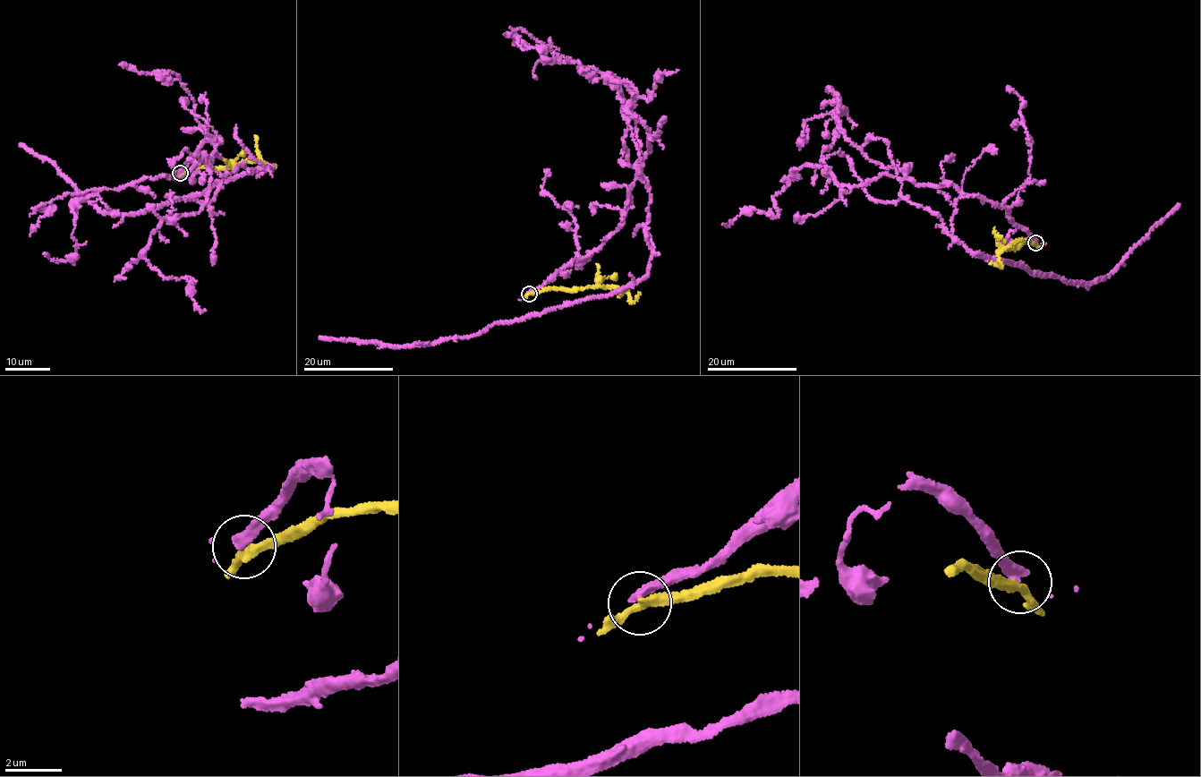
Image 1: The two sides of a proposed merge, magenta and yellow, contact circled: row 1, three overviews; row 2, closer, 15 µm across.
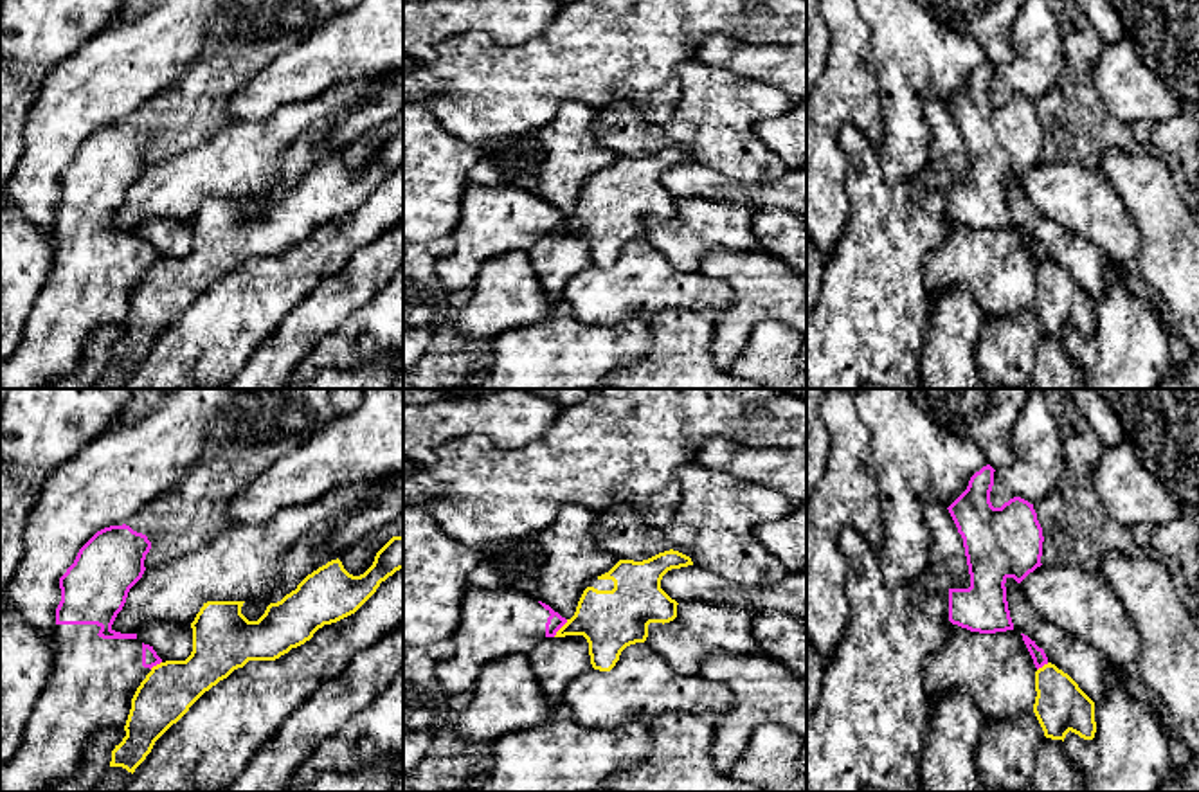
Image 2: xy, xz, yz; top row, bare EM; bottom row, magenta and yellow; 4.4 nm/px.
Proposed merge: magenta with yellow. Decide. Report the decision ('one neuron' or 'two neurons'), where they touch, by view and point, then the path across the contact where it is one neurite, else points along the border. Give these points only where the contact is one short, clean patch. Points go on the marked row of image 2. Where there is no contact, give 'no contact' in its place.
two neurons; contact xz (560, 627); border xz (567, 620), (553, 636)

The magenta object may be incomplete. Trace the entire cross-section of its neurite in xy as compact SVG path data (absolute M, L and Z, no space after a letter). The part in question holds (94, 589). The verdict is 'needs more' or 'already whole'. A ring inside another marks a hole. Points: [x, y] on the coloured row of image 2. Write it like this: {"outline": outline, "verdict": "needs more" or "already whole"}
{"outline": "M126 524L110 526L79 549L74 563L59 578L54 668L27 720L18 751L0 767L0 792L43 792L52 781L76 774L97 729L126 725L137 688L162 659L153 646L140 643L137 634L115 632L112 625L130 589L142 578L149 549L146 535Z", "verdict": "needs more"}

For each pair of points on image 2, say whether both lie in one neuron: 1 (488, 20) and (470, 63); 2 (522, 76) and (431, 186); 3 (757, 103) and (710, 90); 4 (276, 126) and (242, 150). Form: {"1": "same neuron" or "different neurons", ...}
{"1": "different neurons", "2": "different neurons", "3": "same neuron", "4": "same neuron"}

